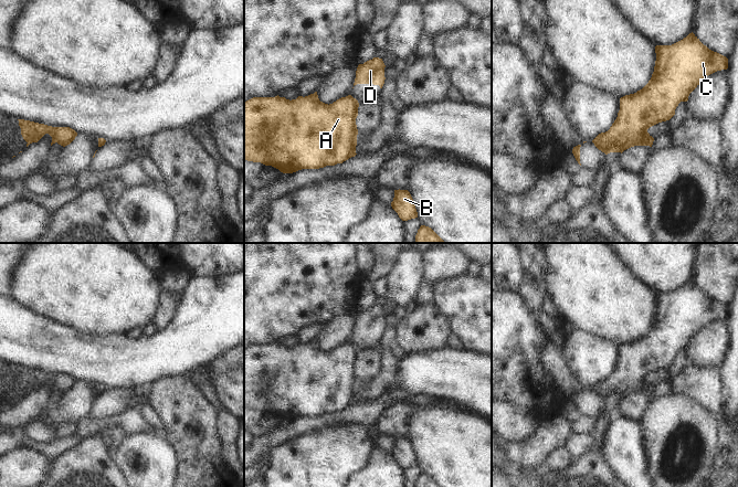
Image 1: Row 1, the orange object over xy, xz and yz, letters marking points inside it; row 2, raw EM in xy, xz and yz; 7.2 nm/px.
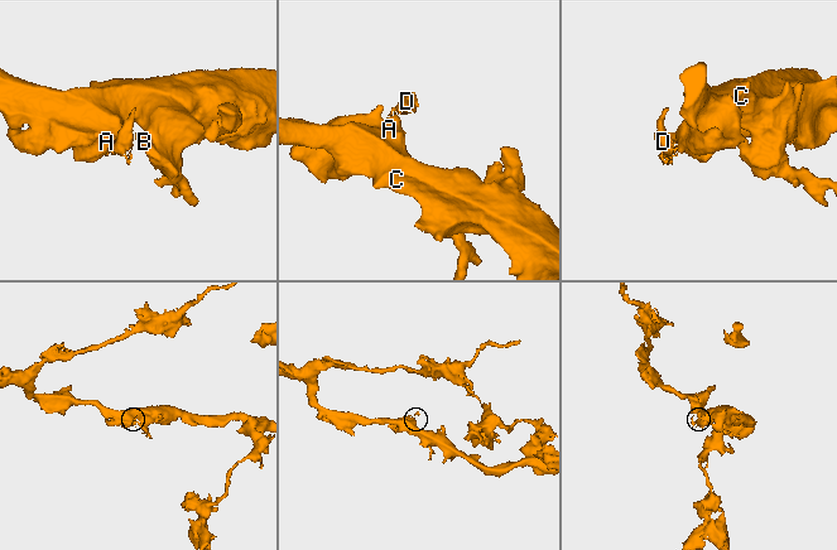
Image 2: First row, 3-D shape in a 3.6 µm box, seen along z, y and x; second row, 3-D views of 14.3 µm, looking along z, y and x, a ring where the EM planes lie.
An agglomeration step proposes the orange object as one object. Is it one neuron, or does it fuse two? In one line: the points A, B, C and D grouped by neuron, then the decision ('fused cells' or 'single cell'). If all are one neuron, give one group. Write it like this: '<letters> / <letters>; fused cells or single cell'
A B C / D; fused cells

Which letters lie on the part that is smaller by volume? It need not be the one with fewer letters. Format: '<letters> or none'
D

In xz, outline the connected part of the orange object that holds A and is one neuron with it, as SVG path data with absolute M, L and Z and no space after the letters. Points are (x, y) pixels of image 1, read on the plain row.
M317 339L296 347L253 345L244 349L244 407L272 413L283 421L319 416L355 404L359 350L351 342L333 351L319 348Z

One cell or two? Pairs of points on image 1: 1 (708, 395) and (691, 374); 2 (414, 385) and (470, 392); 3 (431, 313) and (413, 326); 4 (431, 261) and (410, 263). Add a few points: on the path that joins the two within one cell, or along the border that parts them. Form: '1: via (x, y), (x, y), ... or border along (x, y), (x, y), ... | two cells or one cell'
1: via (706, 390), (696, 380) | one cell
2: via (428, 385), (456, 385) | one cell
3: via (427, 317), (418, 326) | one cell
4: border along (423, 254), (427, 279) | two cells

